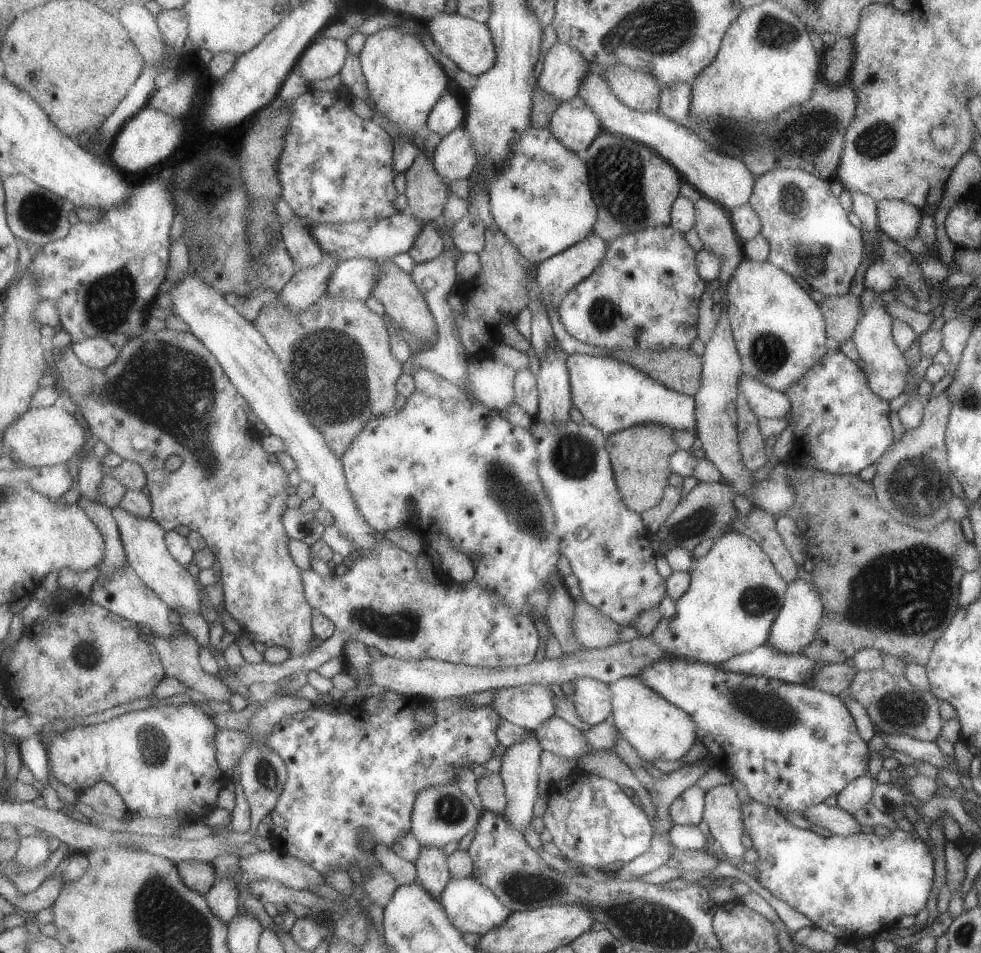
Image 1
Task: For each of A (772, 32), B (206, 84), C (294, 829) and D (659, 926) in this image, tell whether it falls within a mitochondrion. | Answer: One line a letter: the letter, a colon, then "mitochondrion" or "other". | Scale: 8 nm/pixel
A: mitochondrion
B: other
C: other
D: mitochondrion

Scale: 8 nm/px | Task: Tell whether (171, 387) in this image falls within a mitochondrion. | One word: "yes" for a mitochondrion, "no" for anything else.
yes

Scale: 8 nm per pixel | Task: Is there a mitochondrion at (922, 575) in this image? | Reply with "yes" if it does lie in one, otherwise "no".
yes

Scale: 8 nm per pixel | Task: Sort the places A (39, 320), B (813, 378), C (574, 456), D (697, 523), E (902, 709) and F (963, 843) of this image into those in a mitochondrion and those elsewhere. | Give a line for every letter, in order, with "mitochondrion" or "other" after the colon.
A: other
B: other
C: mitochondrion
D: mitochondrion
E: mitochondrion
F: other

